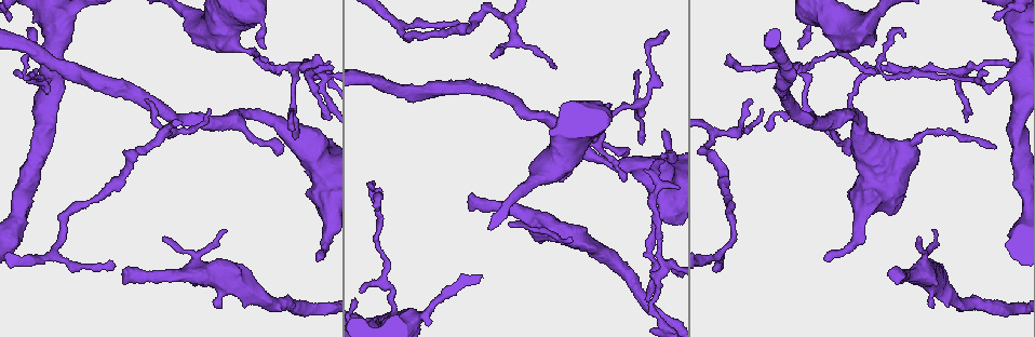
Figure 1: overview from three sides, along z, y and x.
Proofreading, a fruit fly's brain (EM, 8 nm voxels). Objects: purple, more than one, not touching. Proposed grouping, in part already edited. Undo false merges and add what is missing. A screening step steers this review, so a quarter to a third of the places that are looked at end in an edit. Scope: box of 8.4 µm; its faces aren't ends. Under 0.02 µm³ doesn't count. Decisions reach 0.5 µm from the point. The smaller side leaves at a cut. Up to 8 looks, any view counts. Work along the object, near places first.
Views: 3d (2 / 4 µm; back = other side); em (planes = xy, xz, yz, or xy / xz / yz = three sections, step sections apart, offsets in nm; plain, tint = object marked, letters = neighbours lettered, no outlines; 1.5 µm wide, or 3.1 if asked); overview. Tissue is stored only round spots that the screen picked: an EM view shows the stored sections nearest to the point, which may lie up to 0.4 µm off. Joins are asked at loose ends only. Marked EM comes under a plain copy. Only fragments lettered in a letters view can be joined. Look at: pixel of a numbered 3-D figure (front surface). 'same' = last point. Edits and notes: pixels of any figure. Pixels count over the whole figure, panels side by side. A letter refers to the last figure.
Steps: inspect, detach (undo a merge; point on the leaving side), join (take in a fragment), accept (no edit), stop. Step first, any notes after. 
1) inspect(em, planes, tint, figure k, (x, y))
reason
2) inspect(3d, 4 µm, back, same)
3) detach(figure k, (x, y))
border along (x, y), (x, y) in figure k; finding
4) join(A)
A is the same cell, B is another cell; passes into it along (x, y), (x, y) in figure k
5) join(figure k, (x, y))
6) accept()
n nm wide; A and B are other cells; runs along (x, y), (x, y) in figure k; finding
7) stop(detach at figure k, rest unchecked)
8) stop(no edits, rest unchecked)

inspect(em, xz, step 4, letters, figure 1, (224, 230))
thin end

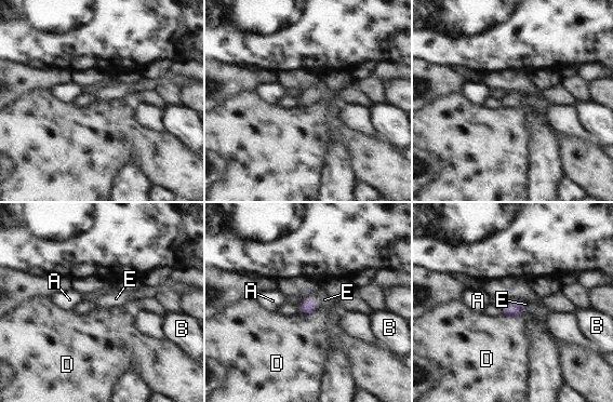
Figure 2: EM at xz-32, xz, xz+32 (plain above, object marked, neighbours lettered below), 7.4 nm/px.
join(E)
110 nm wide; E is the same cell, A, B and D are other cells; passes into it along (308, 305), (315, 302), (324, 299) in figure 2; the neuron continues

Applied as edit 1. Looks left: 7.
inspect(em, planes, letters, figure 1, (124, 274))
free end

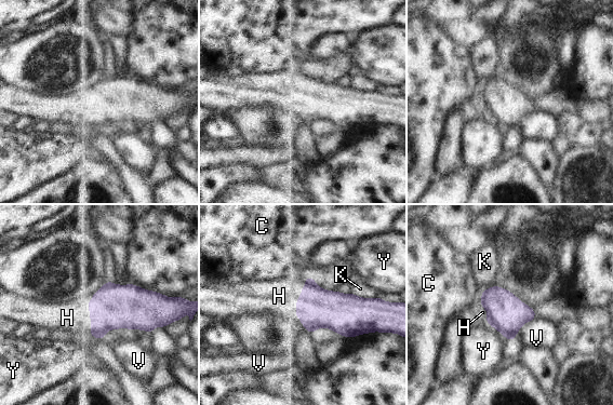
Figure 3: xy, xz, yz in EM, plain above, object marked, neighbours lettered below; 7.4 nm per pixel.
join(H)
H is the same cell, C, K, V and Y are other cells; passes into it along (316, 308), (301, 295), (279, 296) in figure 3; the neuron continues

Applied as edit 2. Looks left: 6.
inspect(3d, 2 µm, figure 1, (904, 36))
tapers out

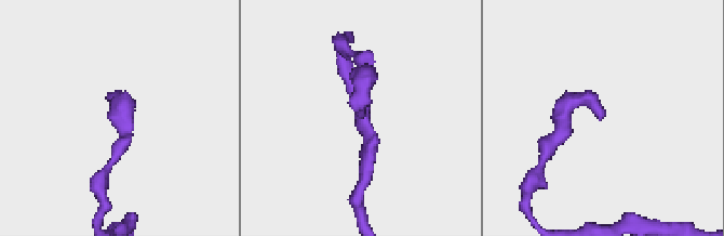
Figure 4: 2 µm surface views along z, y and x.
inspect(em, yz, step 4, letters, figure 4, (602, 117))
need the tissue

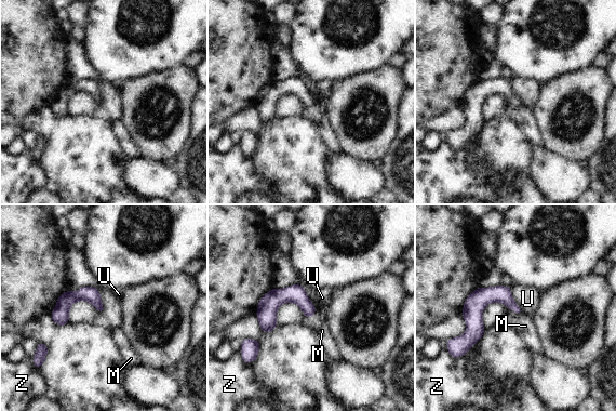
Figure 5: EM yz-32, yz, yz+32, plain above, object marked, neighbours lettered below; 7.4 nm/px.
inspect(em, planes, letters, same)
another direction

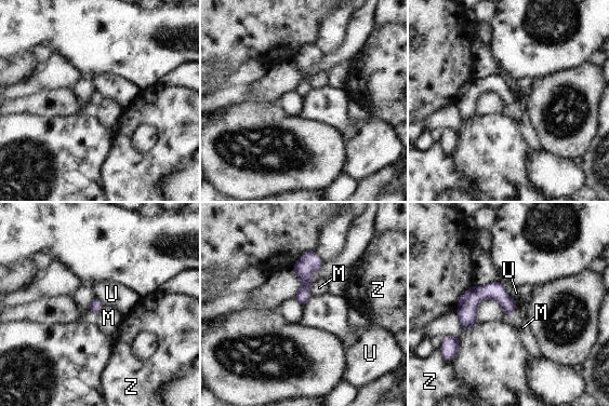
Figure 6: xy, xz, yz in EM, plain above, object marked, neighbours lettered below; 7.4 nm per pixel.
accept()
90 nm wide; M, U and Z are other cells; runs along (461, 300), (498, 294), (513, 307) in figure 6; none of them fits

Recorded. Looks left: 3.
stop(join at figure 2, join at figure 3, rest unchecked)

